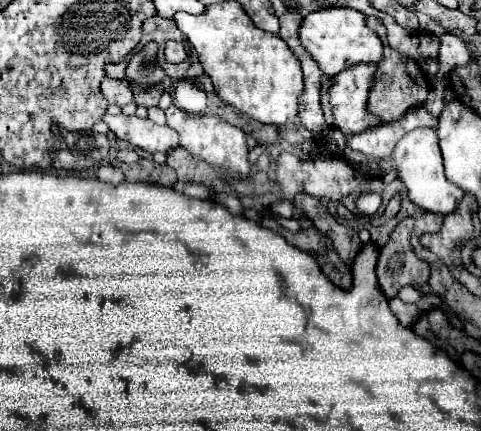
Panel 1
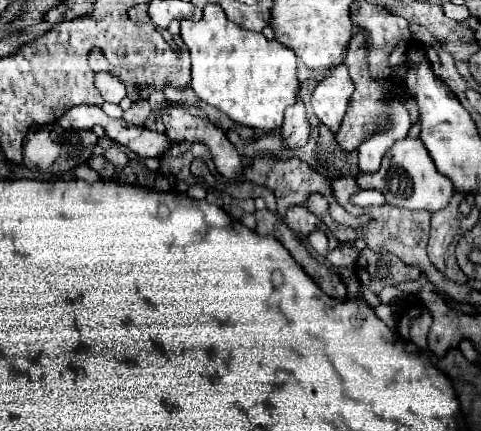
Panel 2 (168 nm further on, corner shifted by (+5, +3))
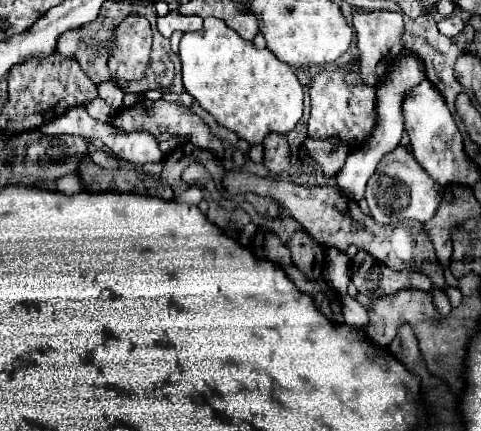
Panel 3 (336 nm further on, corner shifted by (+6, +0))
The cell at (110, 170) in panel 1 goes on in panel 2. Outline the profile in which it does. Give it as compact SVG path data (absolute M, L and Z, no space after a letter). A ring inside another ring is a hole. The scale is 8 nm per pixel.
M87 165L75 167L75 177L77 177L77 179L83 179L83 181L87 181L87 183L93 183L93 181L99 179L99 175L97 175L91 167L87 167Z

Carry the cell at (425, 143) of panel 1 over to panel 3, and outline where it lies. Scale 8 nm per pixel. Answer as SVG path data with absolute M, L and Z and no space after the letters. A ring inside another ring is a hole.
M398 146L380 160L376 172L368 180L366 200L370 214L378 224L400 224L404 220L428 222L436 214L438 202L442 202L442 190L444 188L438 186L438 182L434 182L422 166L418 166L412 152L406 146Z

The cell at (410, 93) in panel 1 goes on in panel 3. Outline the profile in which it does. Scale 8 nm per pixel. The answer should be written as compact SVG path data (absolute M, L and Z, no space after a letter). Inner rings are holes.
M308 138L304 142L304 146L310 150L312 158L318 162L320 170L326 176L340 172L340 168L344 166L346 154L350 150L350 146L346 146L340 138L324 138L324 140L322 138L318 138L318 140Z

